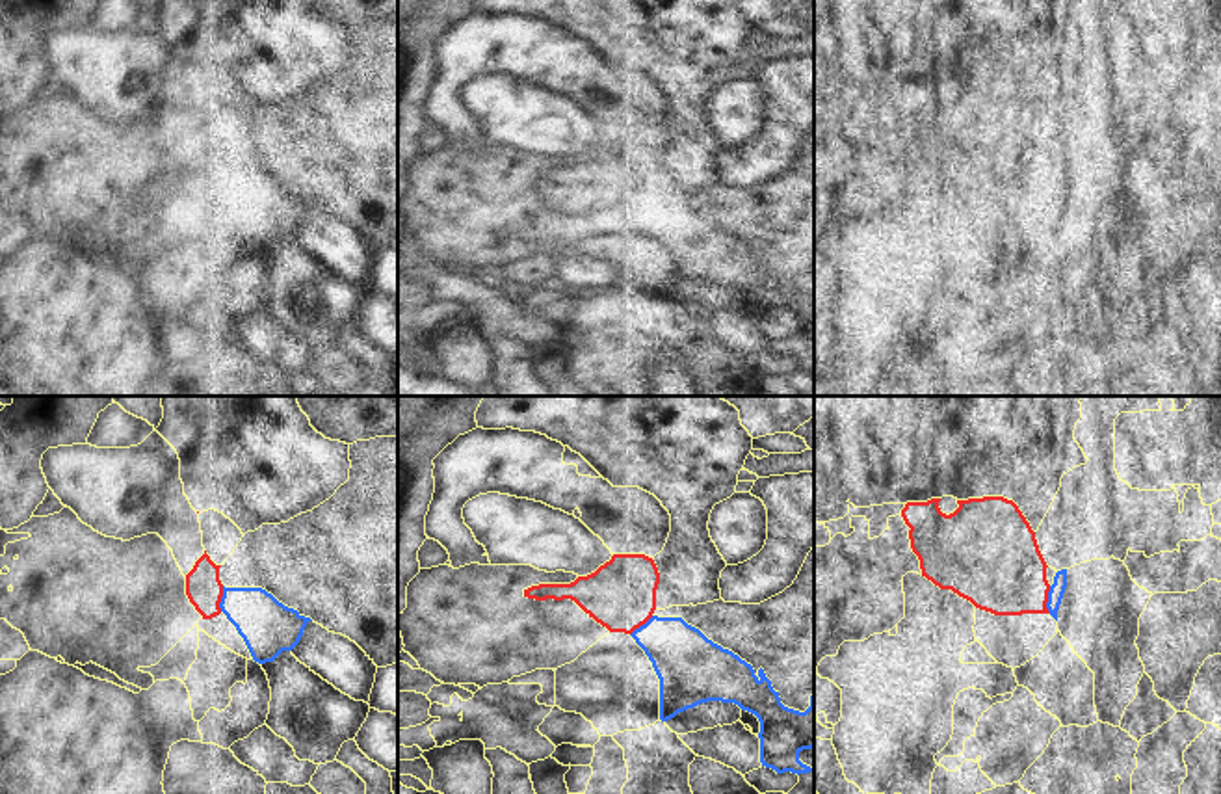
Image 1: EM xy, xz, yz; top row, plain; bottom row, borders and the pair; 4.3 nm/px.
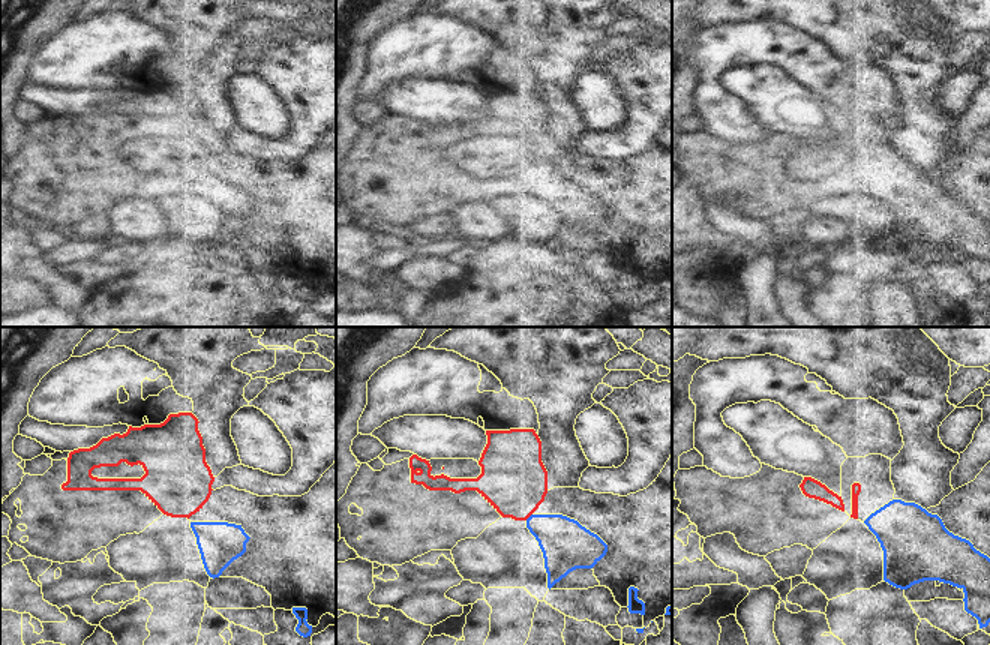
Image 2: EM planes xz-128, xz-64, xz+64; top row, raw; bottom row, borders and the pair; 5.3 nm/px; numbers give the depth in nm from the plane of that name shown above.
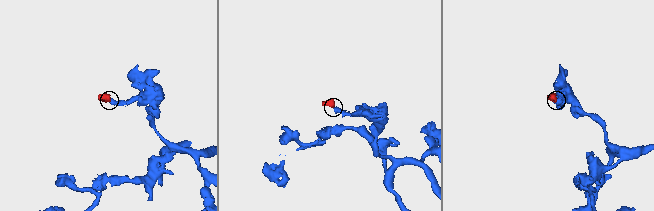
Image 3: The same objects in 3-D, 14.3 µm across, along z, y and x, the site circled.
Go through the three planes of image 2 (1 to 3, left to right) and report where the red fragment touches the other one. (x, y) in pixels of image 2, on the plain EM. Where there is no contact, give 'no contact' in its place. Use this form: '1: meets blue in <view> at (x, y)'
1: no contact
2: meets blue in xz-64 at (530, 180)
3: no contact

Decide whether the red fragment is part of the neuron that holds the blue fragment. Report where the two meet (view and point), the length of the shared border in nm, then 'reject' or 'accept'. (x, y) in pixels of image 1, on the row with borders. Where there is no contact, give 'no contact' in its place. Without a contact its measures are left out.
yz (1049, 599) | 120 nm | accept

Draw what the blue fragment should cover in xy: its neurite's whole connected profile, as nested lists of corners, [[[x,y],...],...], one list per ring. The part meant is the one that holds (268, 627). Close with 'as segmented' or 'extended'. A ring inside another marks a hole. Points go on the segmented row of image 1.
[[[204,550],[186,575],[186,595],[203,619],[223,612],[258,664],[273,662],[282,651],[292,651],[312,619],[284,606],[262,588],[225,588],[219,567]]]; extended

